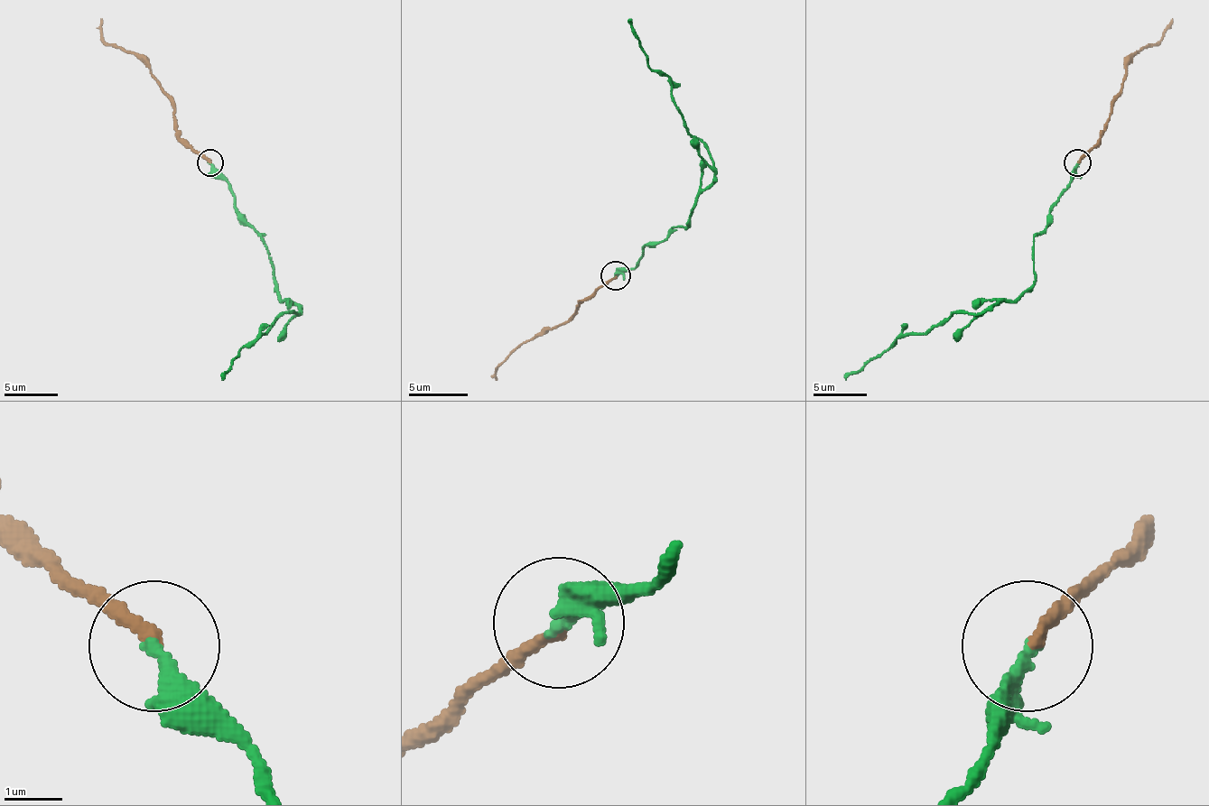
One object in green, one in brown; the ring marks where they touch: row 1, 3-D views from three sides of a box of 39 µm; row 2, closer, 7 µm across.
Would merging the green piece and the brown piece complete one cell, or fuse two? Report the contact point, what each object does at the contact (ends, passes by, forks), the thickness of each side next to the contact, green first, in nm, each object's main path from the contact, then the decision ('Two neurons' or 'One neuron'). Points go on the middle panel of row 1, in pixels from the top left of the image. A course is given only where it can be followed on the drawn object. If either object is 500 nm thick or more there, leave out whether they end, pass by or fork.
Place: (616, 275). At the ring green ends. At the ring brown ends. Thickness 240 nm (green) against 200 nm. Course of green: (615, 276), (674, 226), (685, 229), (714, 176), (711, 152), (650, 68), (629, 18). Course of brown: (615, 276), (582, 302), (564, 323), (544, 328), (497, 367), (494, 379). One neuron

